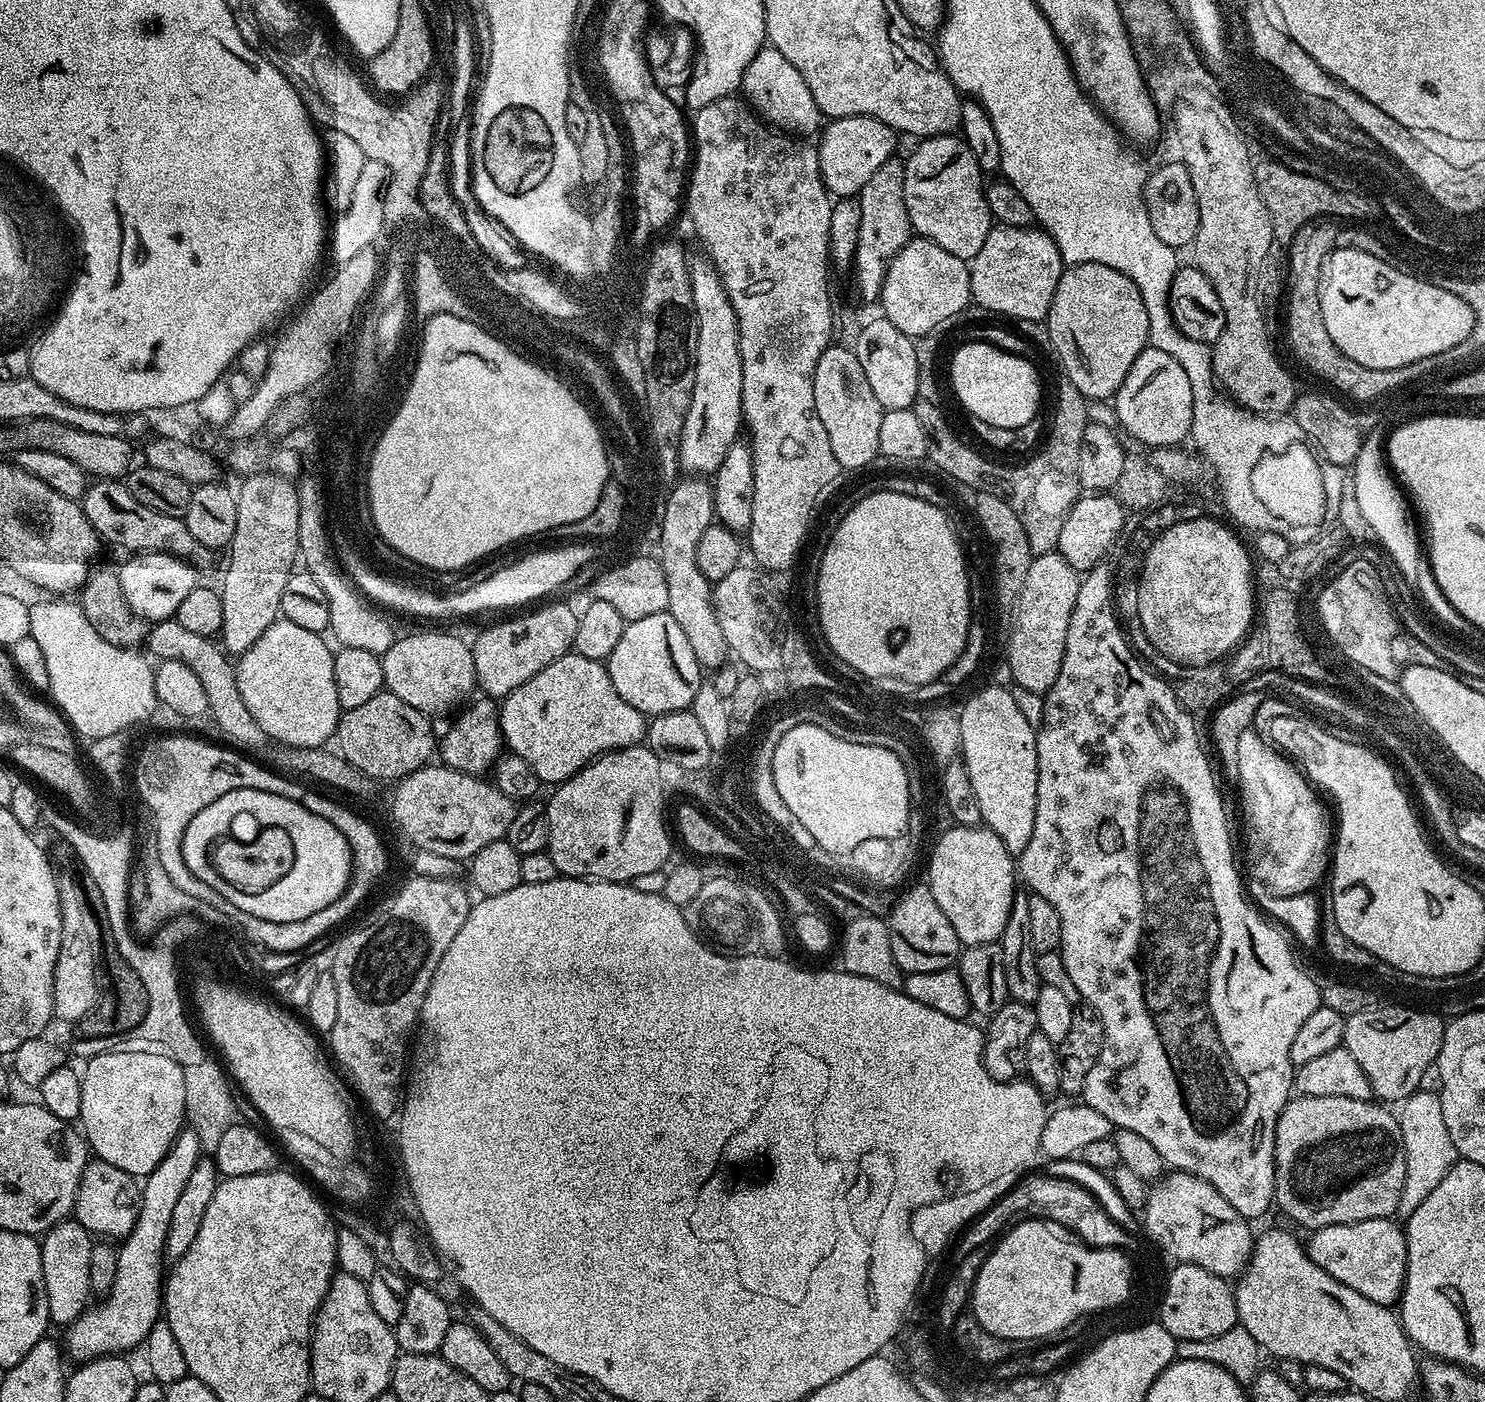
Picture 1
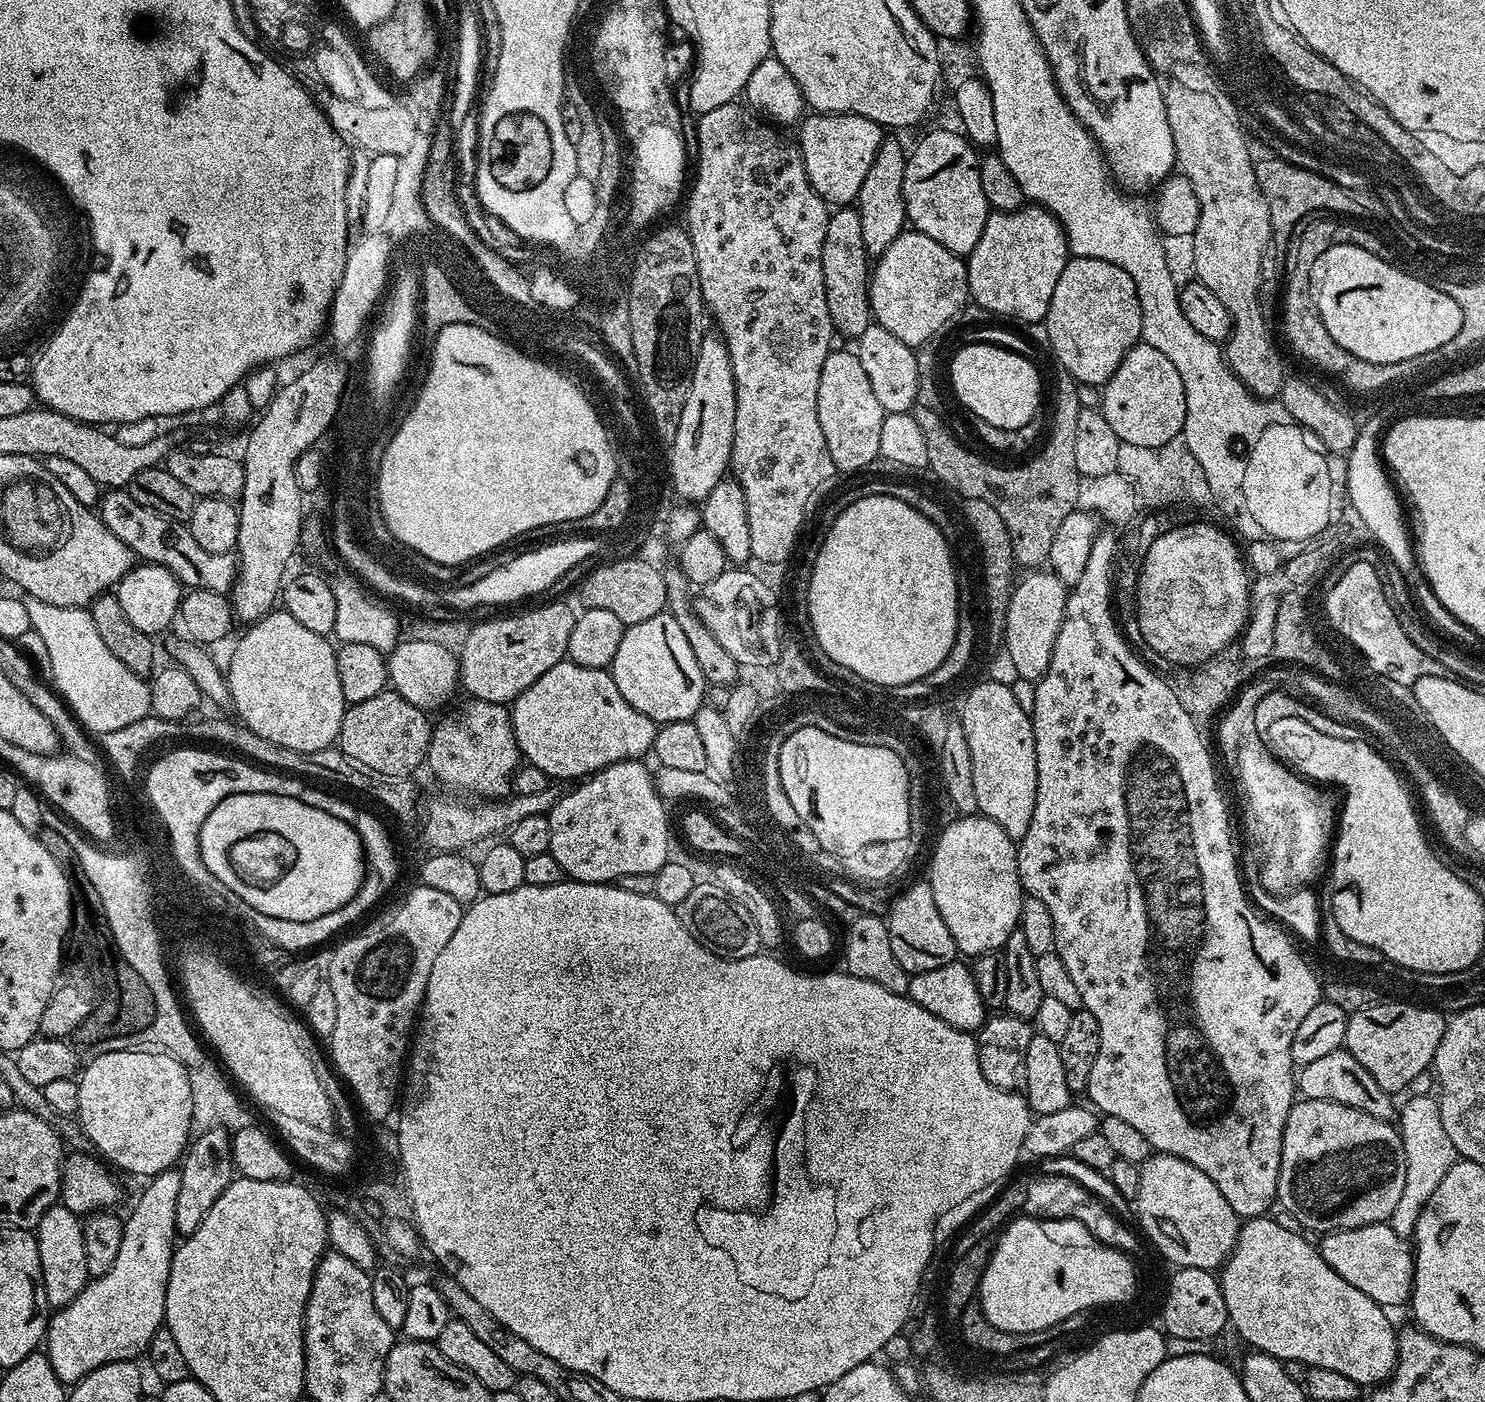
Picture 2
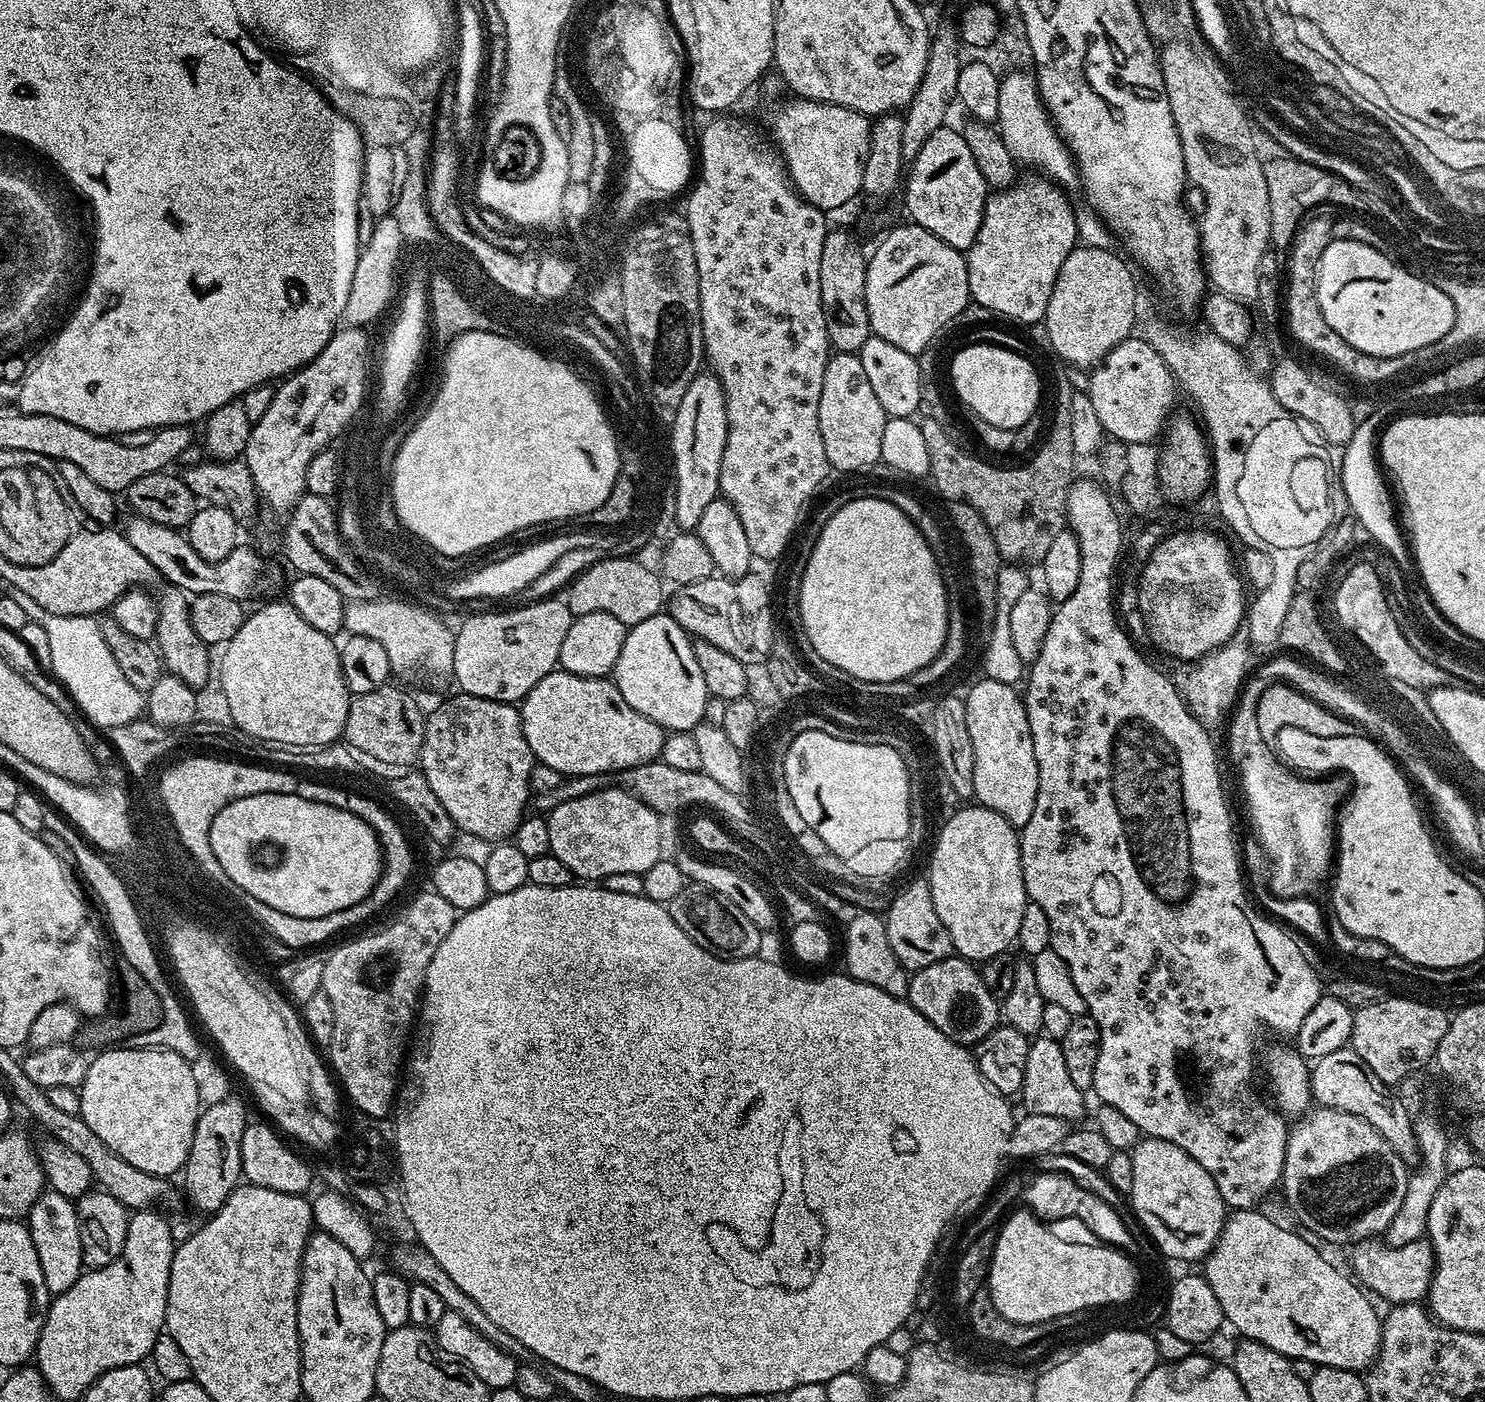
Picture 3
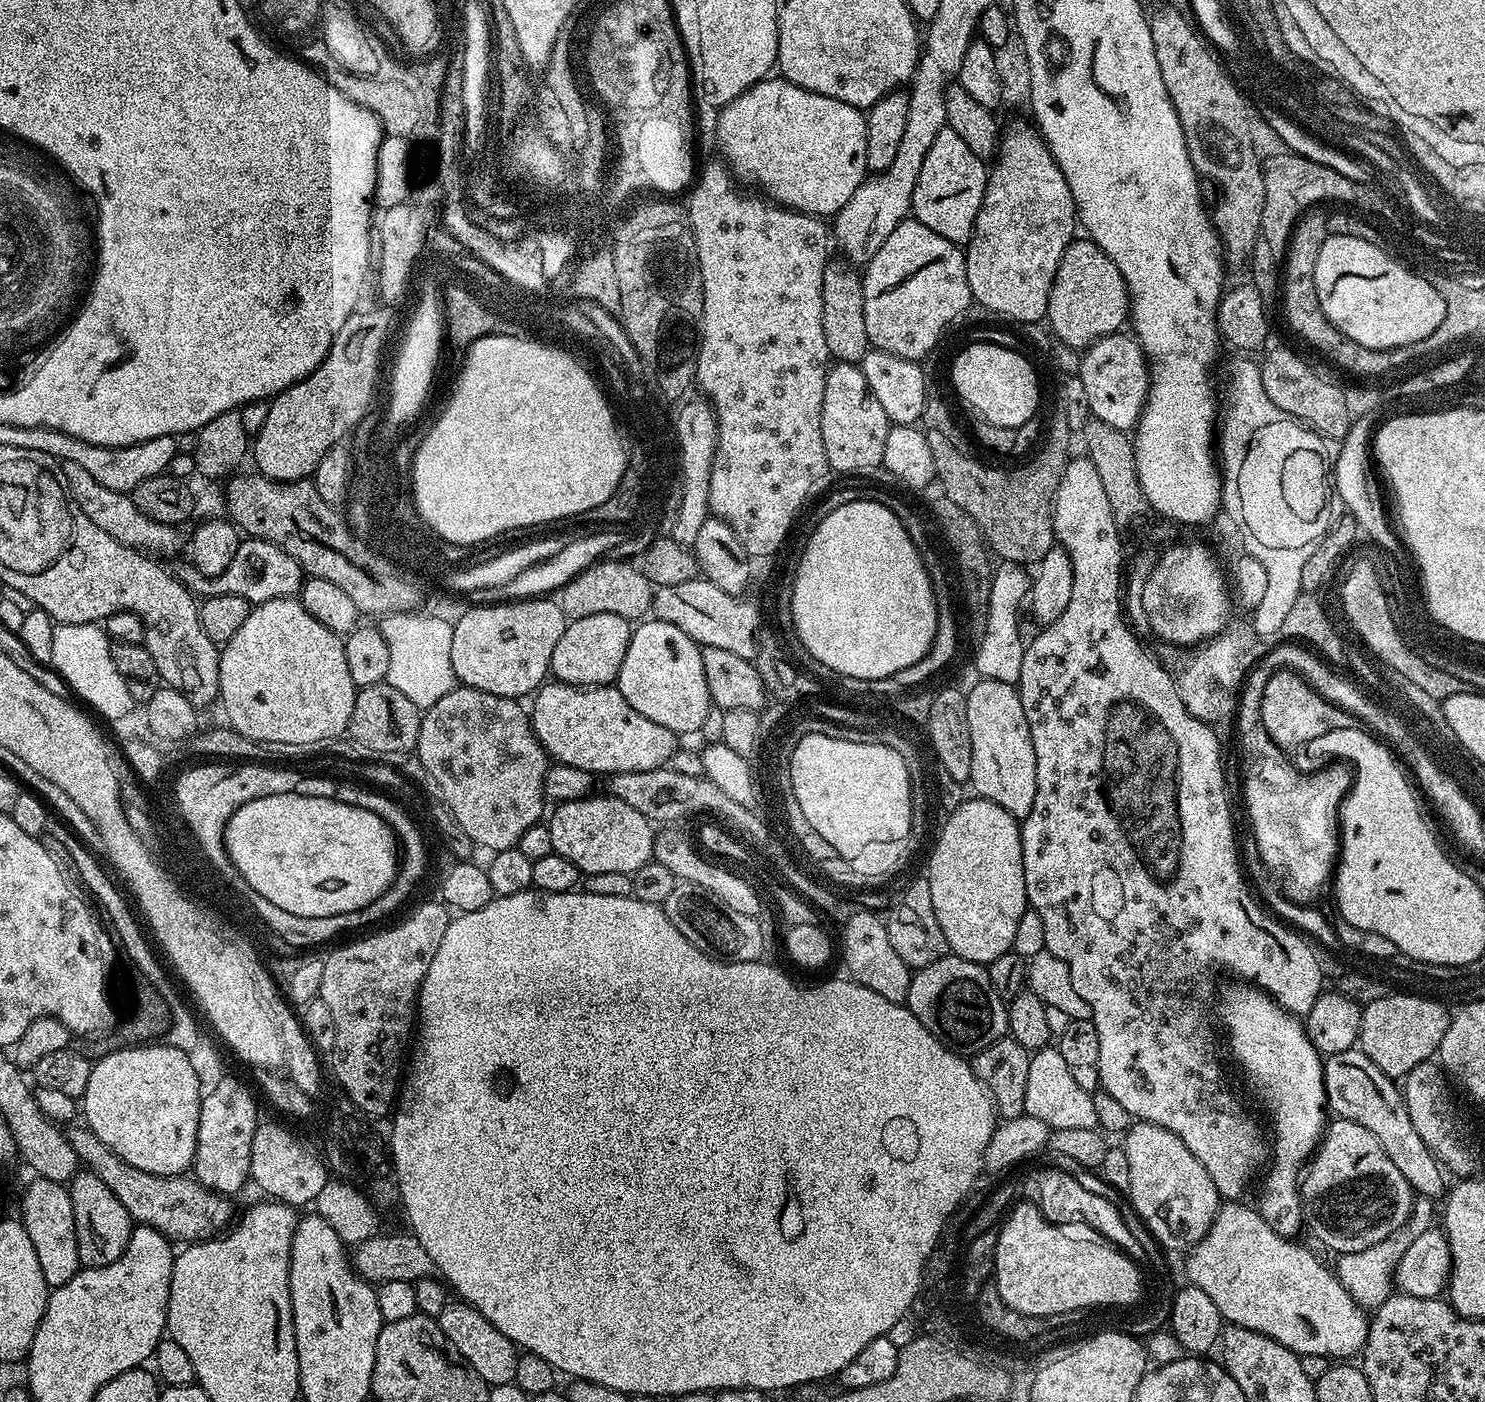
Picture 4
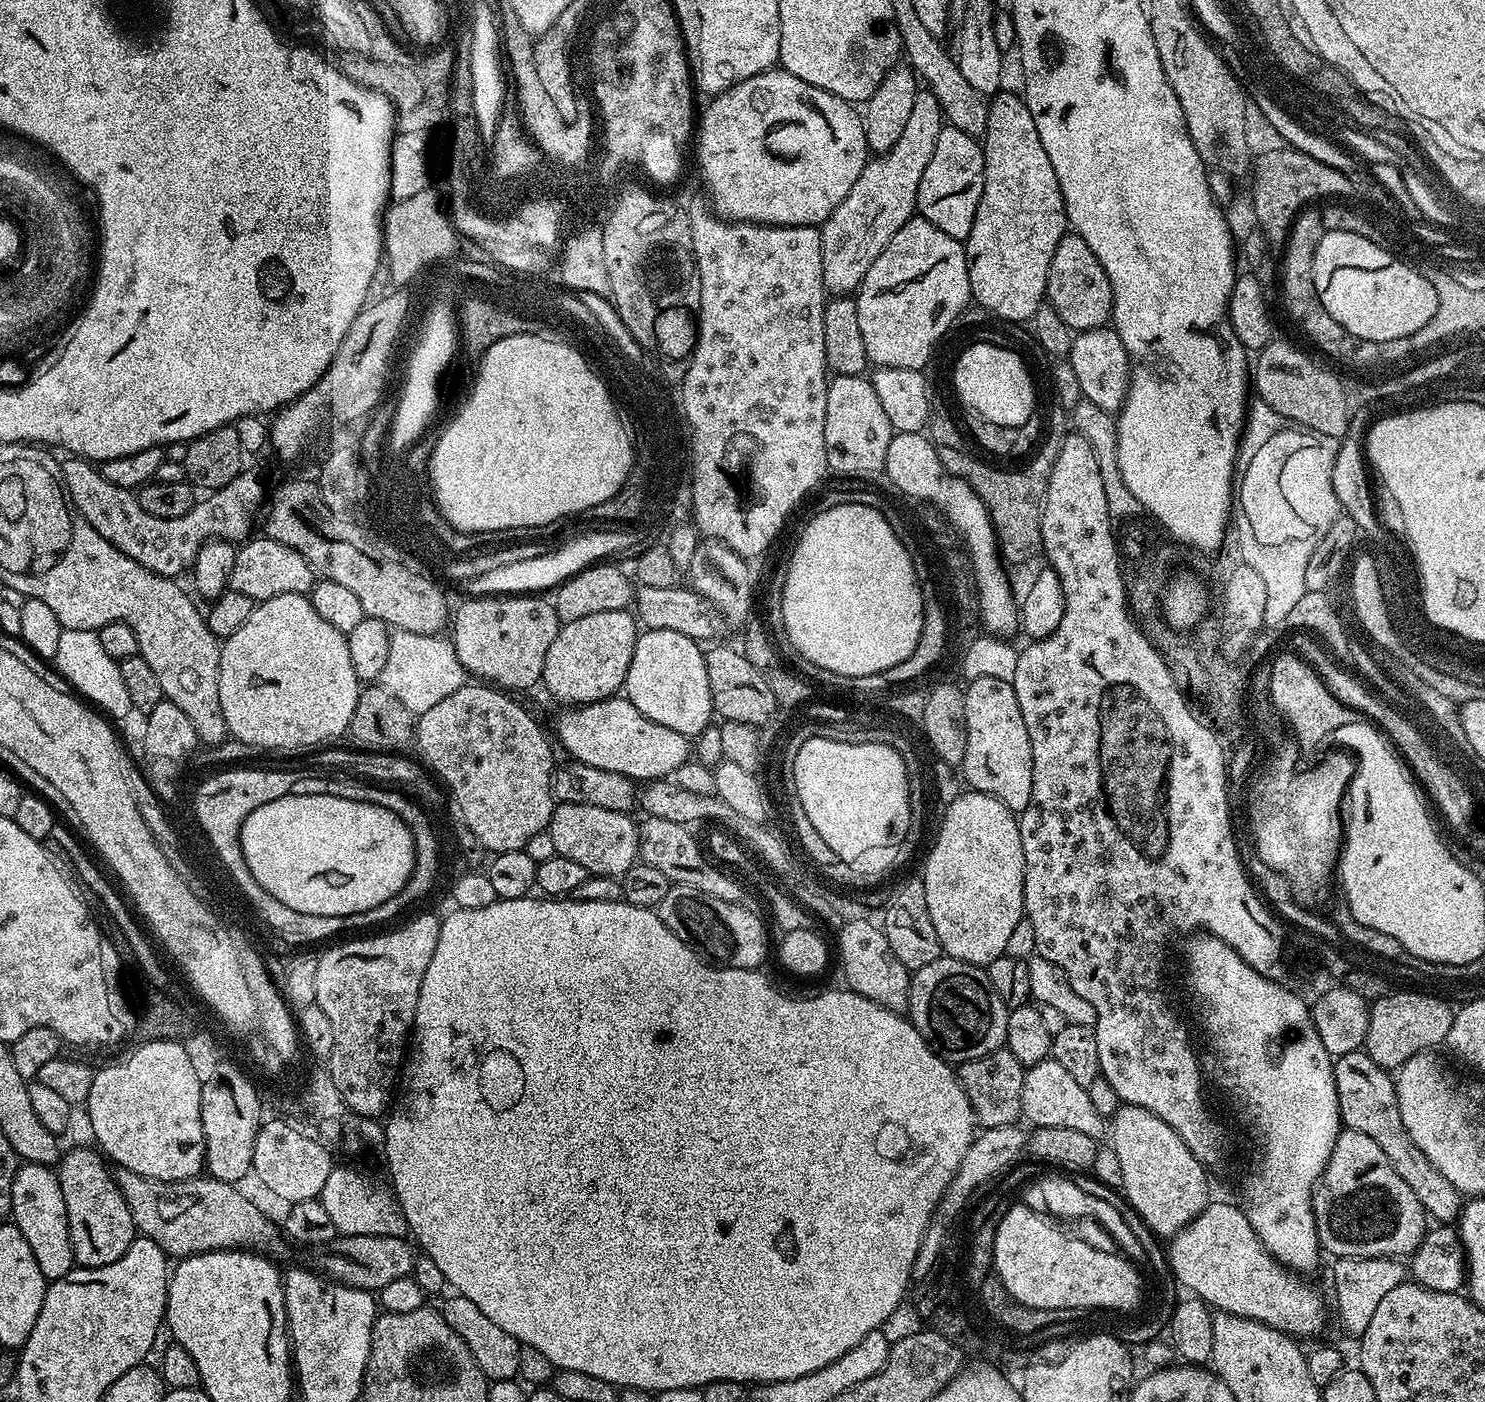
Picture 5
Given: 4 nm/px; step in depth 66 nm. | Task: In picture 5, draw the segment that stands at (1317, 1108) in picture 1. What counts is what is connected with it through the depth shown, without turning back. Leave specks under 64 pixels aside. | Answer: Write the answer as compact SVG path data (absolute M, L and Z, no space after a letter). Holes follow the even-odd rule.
M1349 1128L1334 1142L1326 1170L1312 1191L1312 1209L1321 1249L1332 1258L1411 1257L1430 1224L1422 1202L1390 1166L1378 1142Z

